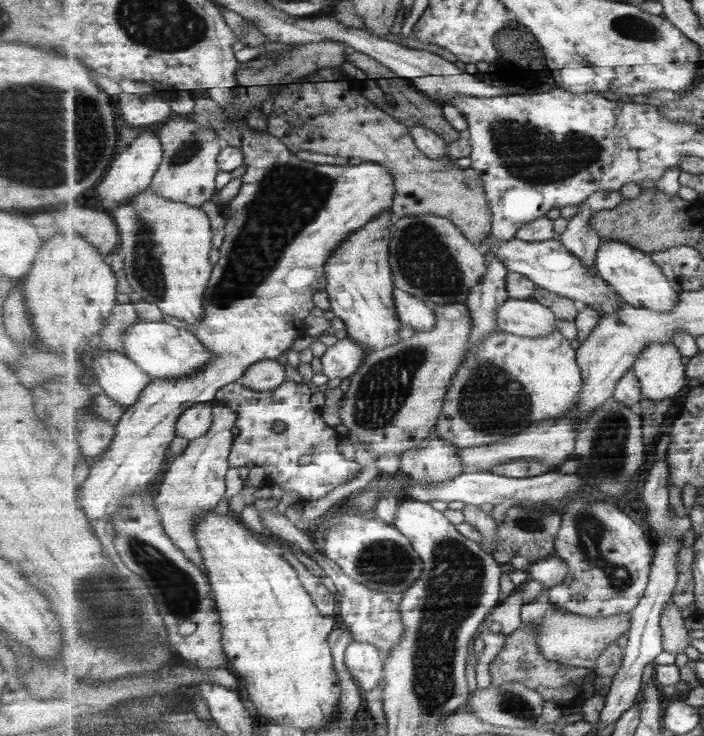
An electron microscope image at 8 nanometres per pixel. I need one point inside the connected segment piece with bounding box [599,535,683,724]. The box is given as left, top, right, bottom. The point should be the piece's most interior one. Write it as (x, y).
(645, 642)

